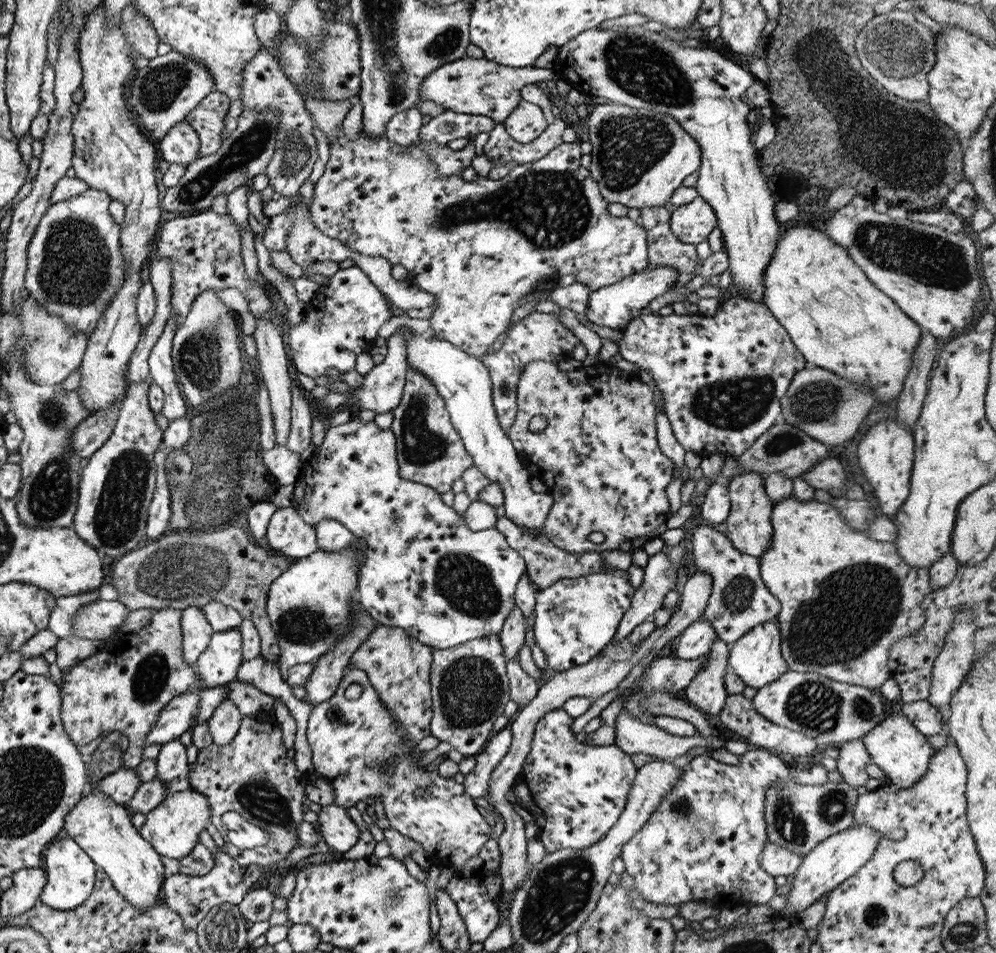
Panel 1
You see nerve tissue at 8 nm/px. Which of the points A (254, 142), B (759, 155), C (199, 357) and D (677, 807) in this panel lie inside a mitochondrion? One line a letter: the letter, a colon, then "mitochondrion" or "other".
A: mitochondrion
B: other
C: mitochondrion
D: mitochondrion

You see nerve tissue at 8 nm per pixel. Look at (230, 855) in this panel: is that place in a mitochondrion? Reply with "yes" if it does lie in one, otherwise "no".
no

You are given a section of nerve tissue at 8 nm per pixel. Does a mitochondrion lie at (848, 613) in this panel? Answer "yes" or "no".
yes

